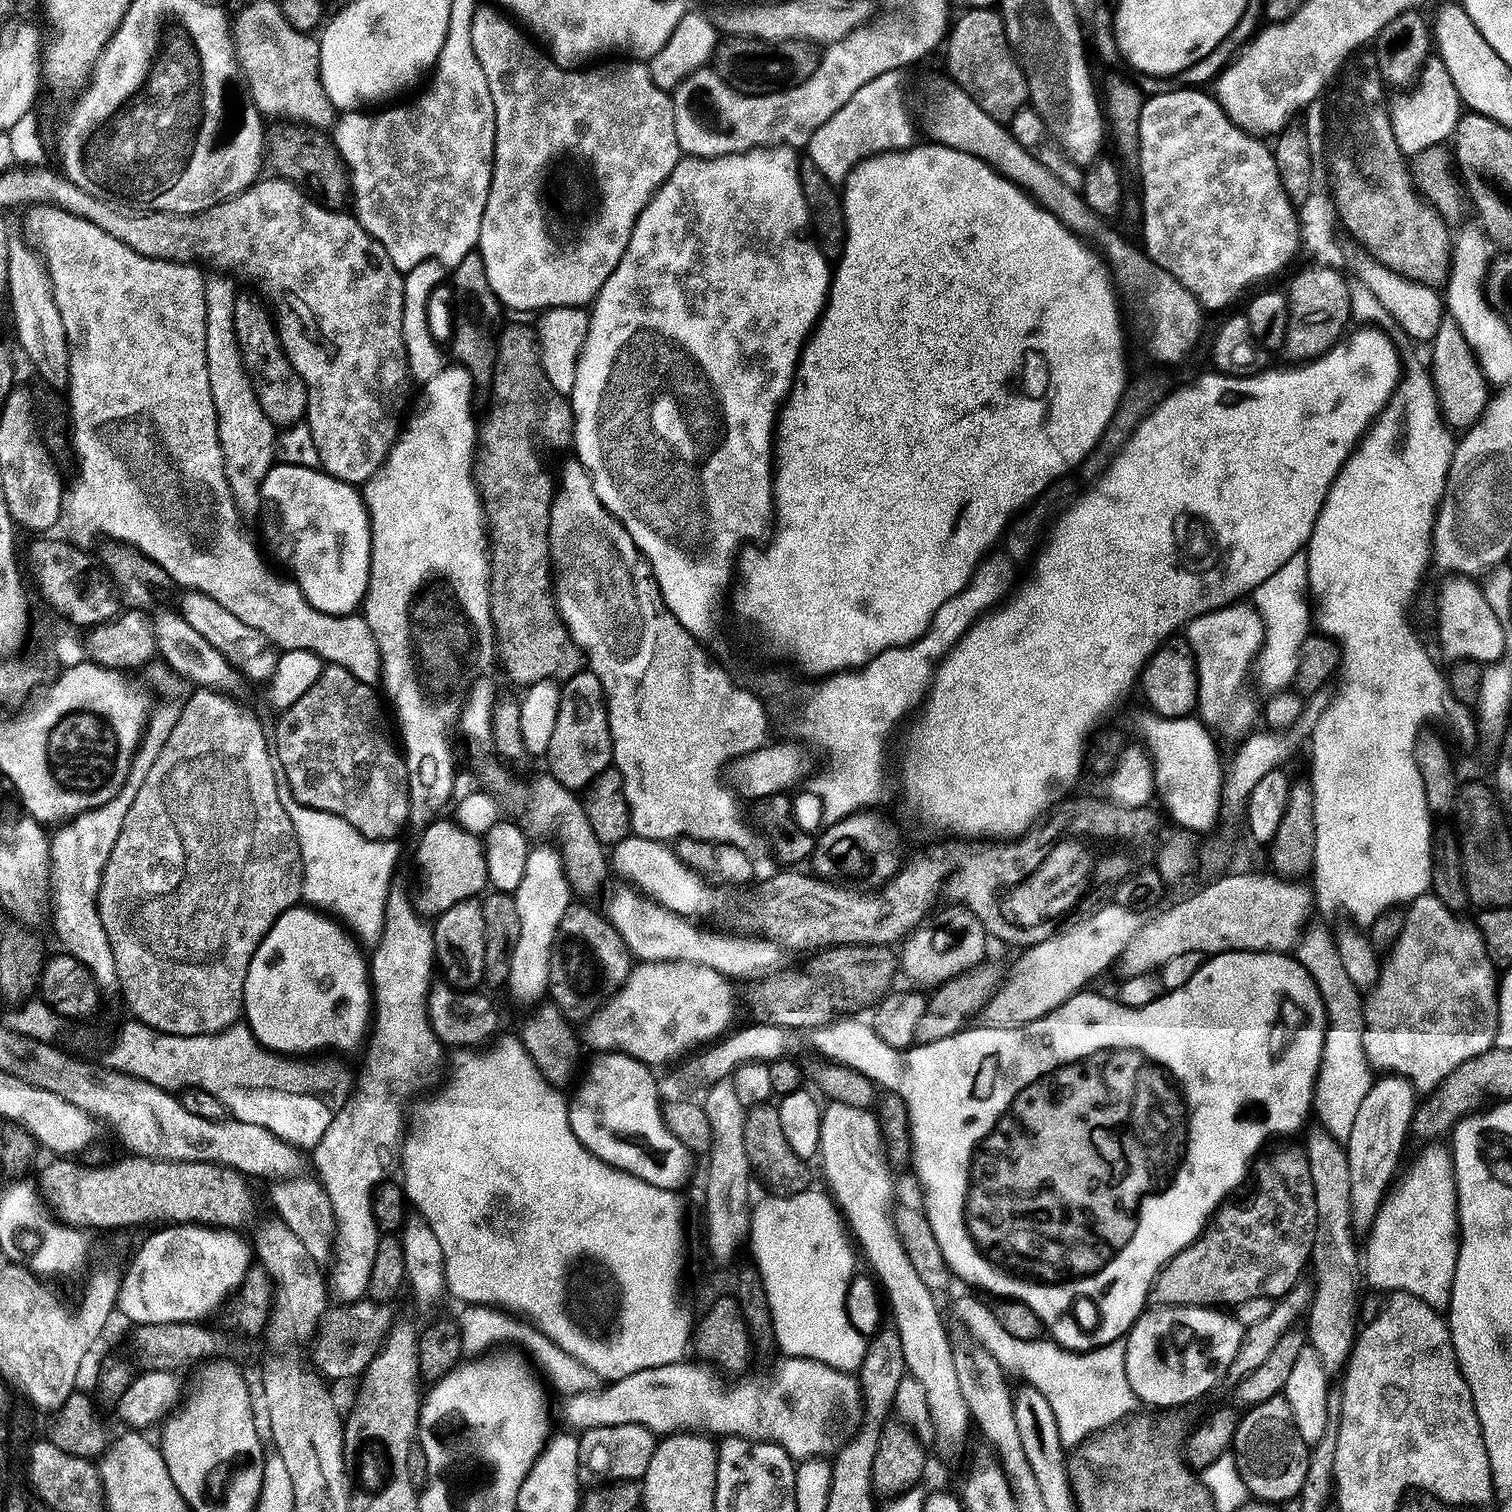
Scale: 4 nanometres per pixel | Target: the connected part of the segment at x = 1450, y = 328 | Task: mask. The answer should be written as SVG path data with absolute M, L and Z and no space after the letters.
M1446 318L1440 323L1440 329L1430 342L1430 348L1432 348L1430 375L1436 391L1436 400L1440 403L1441 417L1449 429L1467 430L1484 413L1490 399L1490 386L1482 374L1480 365L1476 363L1472 347L1466 342L1455 320Z

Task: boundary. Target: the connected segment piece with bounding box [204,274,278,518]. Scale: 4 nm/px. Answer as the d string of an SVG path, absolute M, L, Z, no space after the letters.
M212 274L204 282L206 294L206 370L210 378L210 394L214 398L214 410L218 422L218 442L222 446L223 470L236 508L243 517L257 517L260 512L260 488L266 474L275 463L277 425L262 410L258 398L252 389L250 378L244 369L240 351L234 338L234 302L238 295L237 281L228 274Z

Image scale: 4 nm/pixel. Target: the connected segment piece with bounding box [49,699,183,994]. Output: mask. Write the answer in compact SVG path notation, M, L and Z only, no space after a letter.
M178 699L177 701L170 700L160 705L155 711L153 709L147 717L147 724L142 739L140 739L140 745L138 745L138 749L128 762L124 784L118 793L105 804L81 812L81 814L75 816L73 819L69 819L66 823L63 823L58 828L60 830L56 834L54 832L50 838L50 905L52 904L52 924L56 927L57 938L60 939L61 946L59 947L63 949L65 953L72 955L74 959L77 959L78 962L89 971L89 974L96 980L99 991L104 994L112 991L115 993L117 989L119 989L120 979L114 966L114 952L110 950L110 941L106 938L105 927L102 926L102 919L99 918L99 910L96 907L101 876L105 870L105 864L109 858L109 854L112 852L112 848L114 848L114 843L120 835L124 818L126 818L126 814L129 813L129 808L133 805L138 790L142 788L142 784L146 780L146 775L150 774L151 767L154 766L154 762L157 761L158 754L164 749L171 731L174 730L174 726L177 725L182 708L183 705Z

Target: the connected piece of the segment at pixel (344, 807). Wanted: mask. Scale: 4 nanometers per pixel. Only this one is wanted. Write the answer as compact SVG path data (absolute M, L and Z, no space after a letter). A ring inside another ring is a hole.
M328 664L321 667L320 677L314 686L310 686L310 690L306 690L306 694L302 694L294 706L279 713L276 740L274 736L274 756L279 771L286 774L294 798L302 802L302 806L329 812L350 822L350 826L354 826L354 830L358 830L358 834L368 840L396 840L404 823L407 825L410 820L408 770L393 733L392 736L388 733L388 724L380 709L381 697L378 692L376 697L375 691L377 689L373 685L362 683L342 666ZM319 700L332 705L325 712L315 712L312 704Z

